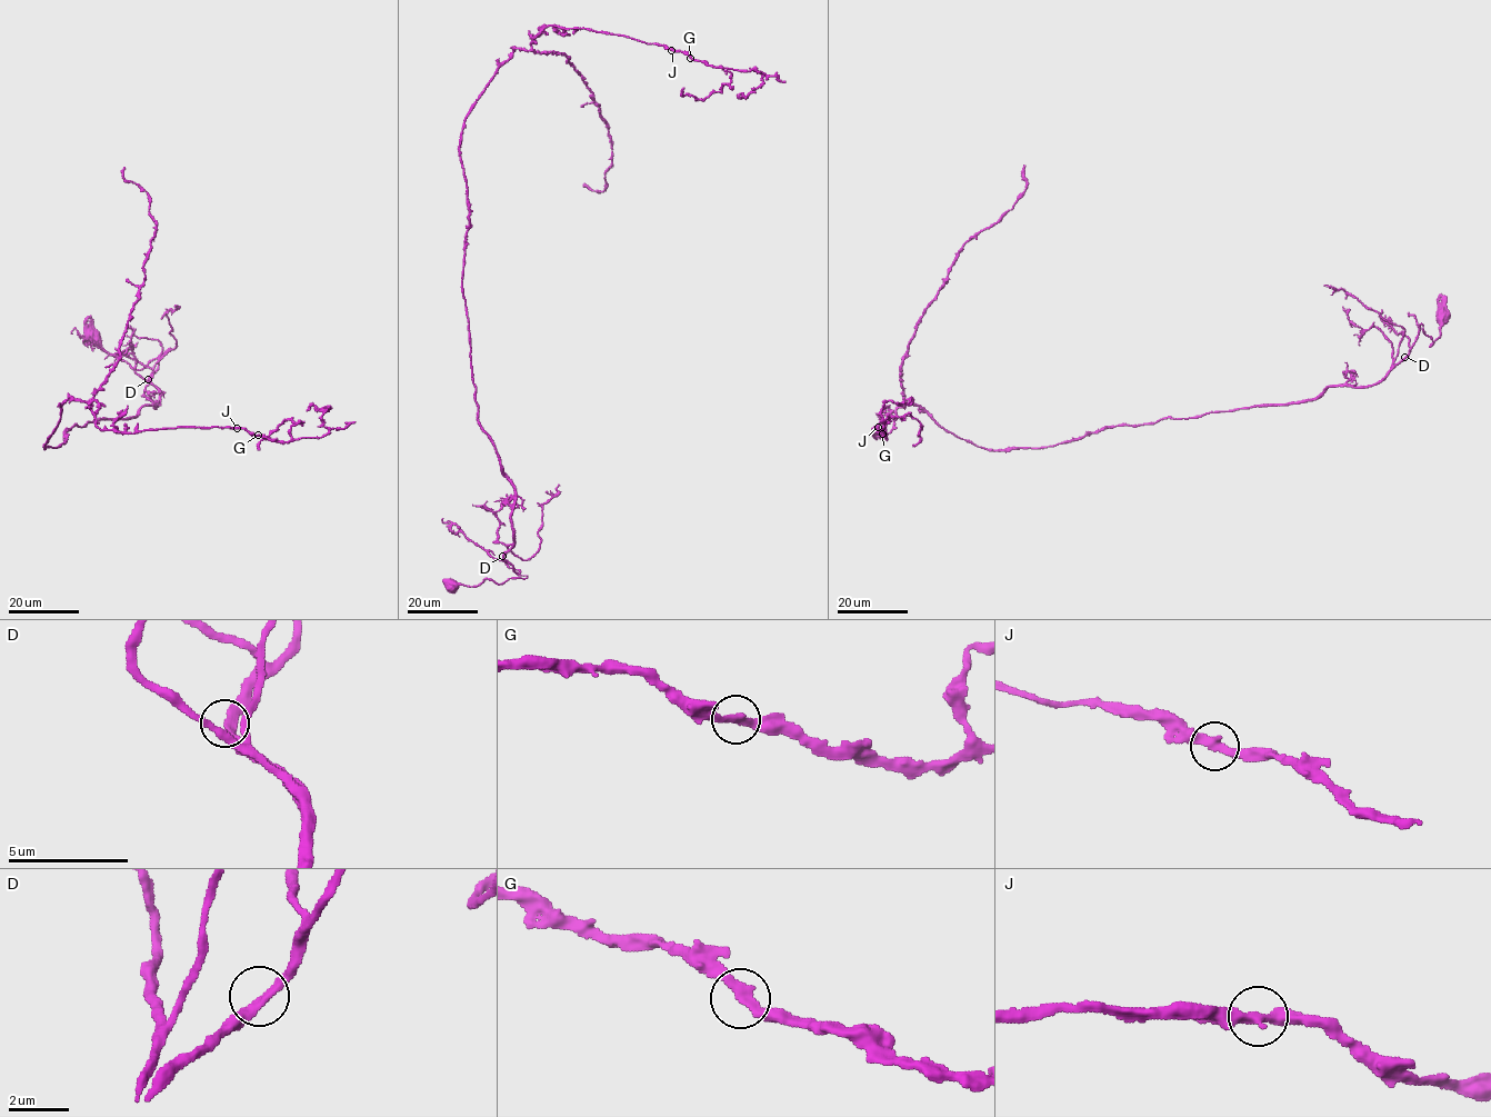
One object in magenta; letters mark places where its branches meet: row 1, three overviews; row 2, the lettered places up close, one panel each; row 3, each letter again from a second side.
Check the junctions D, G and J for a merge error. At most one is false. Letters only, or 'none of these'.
none of these

